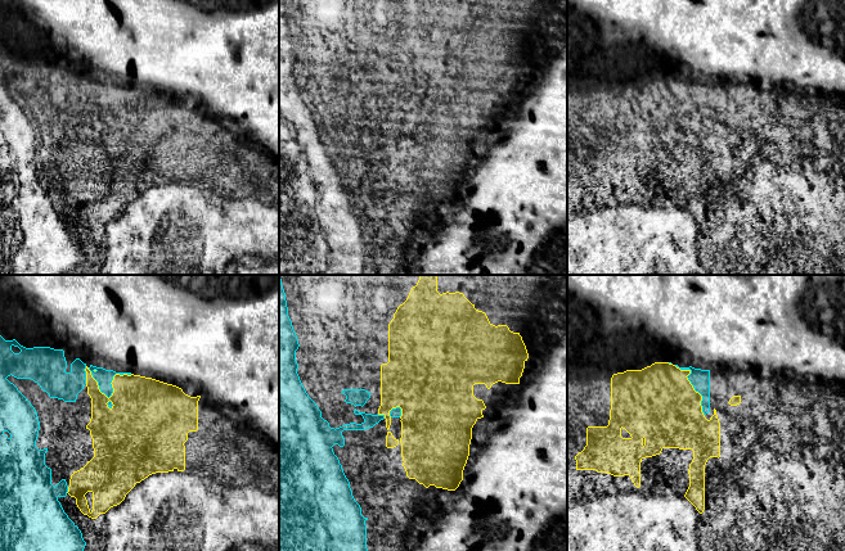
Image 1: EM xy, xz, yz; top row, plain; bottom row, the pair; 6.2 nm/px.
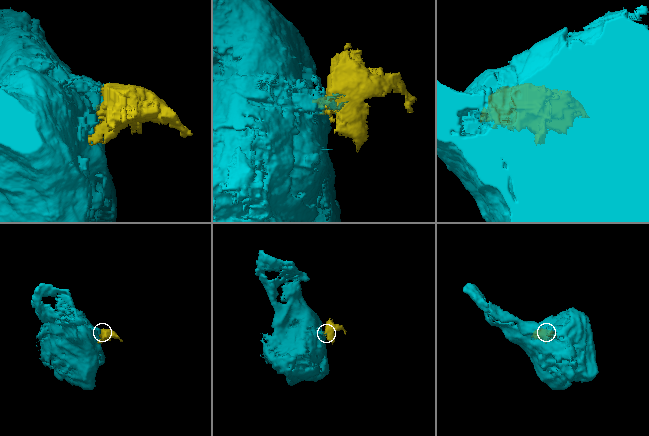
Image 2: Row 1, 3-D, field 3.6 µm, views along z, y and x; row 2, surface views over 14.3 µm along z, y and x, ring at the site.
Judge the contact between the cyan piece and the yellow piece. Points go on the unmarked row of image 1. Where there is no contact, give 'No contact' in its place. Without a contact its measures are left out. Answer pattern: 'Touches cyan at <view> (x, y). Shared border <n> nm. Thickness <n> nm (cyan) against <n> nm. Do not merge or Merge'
Touches cyan at xy (111, 107). Shared border 320 nm. Thickness 100 nm (cyan) against 440 nm. Do not merge

